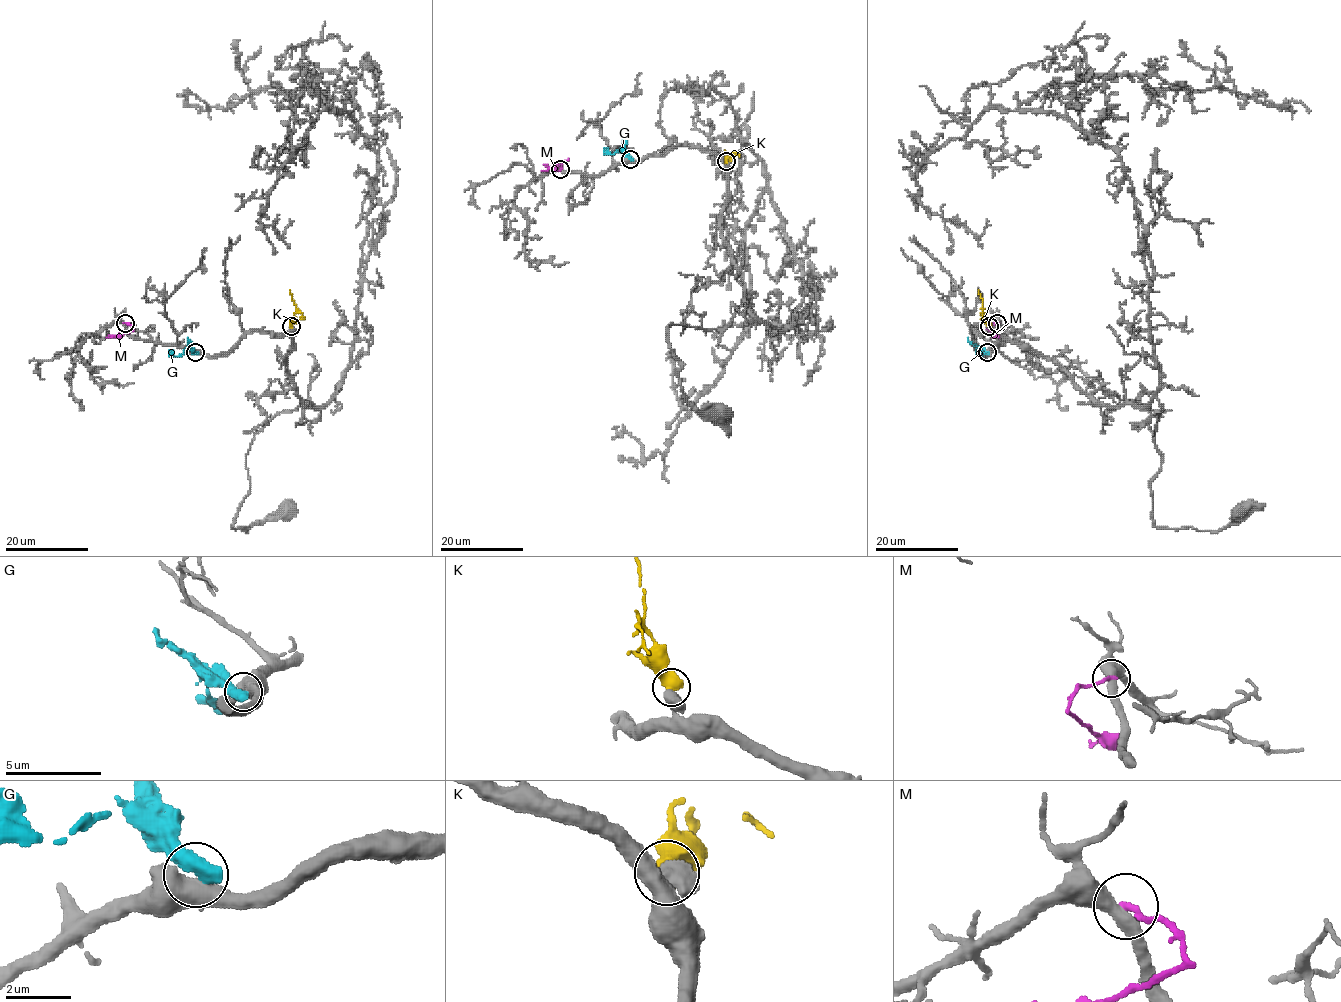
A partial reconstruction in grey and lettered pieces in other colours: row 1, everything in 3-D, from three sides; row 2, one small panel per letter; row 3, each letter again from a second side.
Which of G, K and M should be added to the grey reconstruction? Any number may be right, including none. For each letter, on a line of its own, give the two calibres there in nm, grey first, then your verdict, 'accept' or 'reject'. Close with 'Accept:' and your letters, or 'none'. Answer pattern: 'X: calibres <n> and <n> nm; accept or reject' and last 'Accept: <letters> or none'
G: calibres 650 and 650 nm; reject
K: calibres 440 and 650 nm; accept
M: calibres 420 and 200 nm; reject
Accept: K

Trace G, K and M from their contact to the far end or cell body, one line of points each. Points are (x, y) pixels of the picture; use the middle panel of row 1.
G: (630, 159), (620, 149), (610, 155), (603, 147)
K: (726, 161), (730, 155), (725, 149)
M: (560, 169), (567, 160), (542, 170)

